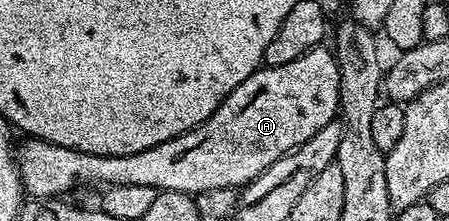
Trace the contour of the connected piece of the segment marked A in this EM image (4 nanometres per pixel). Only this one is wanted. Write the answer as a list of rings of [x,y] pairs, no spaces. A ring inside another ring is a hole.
[[[325,45],[313,46],[304,56],[296,56],[288,64],[279,66],[263,65],[240,88],[236,88],[222,101],[220,108],[208,116],[196,128],[176,136],[172,140],[164,140],[164,144],[156,144],[156,148],[148,148],[144,152],[136,152],[132,156],[92,156],[88,152],[76,152],[72,148],[60,148],[51,142],[39,138],[27,137],[26,143],[16,150],[18,171],[22,177],[22,189],[31,199],[54,200],[66,196],[69,190],[77,186],[86,186],[89,182],[99,182],[99,187],[116,184],[148,184],[148,188],[159,191],[175,190],[193,196],[203,194],[212,188],[228,188],[233,190],[247,186],[260,172],[272,168],[280,156],[295,150],[300,144],[312,140],[324,124],[335,121],[339,117],[338,97],[340,96],[340,72],[338,59],[333,49]]]

